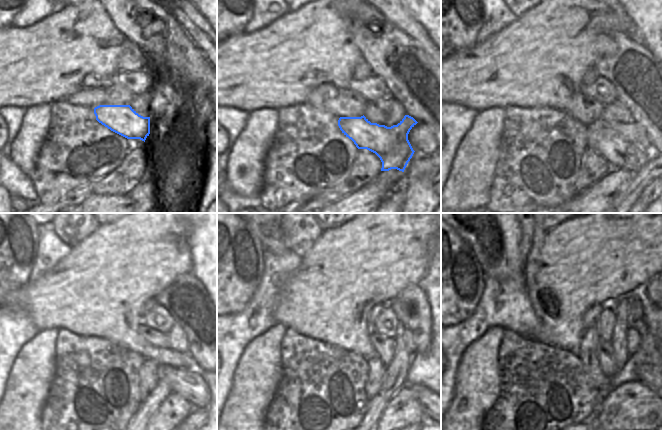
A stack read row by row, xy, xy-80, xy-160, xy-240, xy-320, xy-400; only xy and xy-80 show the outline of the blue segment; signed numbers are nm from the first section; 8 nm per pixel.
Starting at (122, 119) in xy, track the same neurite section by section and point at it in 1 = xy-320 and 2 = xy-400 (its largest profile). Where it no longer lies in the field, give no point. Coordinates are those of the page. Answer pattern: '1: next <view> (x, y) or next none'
1: next xy-320 (420, 390)
2: next none

